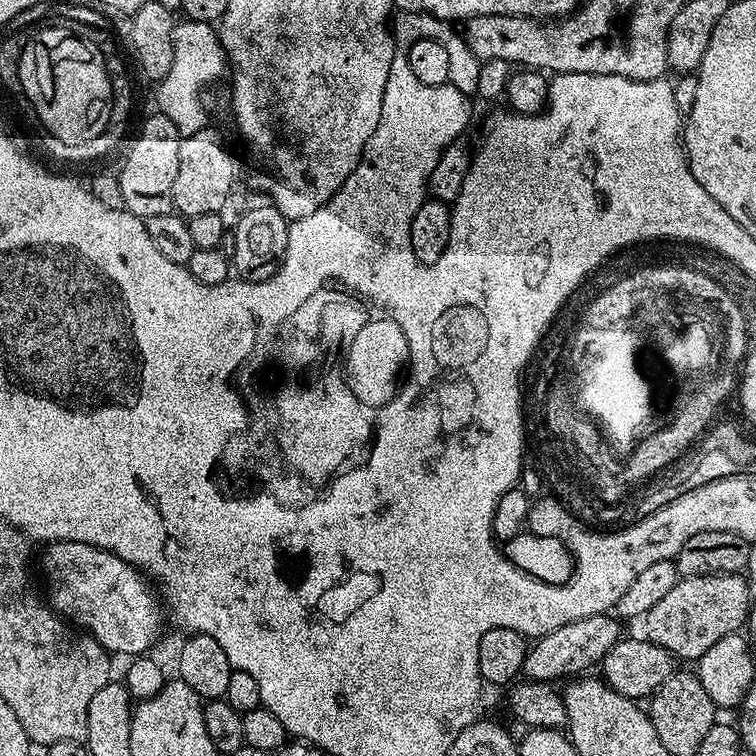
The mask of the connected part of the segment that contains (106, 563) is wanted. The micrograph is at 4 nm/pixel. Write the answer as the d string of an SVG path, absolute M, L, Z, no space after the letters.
M54 540L45 548L48 549L40 556L40 568L44 571L44 584L48 587L48 596L46 595L48 607L69 625L86 630L88 635L95 638L110 654L121 652L124 658L135 658L147 653L148 647L159 638L164 620L166 624L161 601L149 577L139 568L130 566L122 558L118 558L113 552L98 546L90 546L86 542Z

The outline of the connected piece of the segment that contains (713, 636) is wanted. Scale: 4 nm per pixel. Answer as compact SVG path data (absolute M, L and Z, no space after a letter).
M729 574L727 576L686 576L677 579L674 590L670 590L662 597L658 603L654 606L654 610L650 610L642 617L642 625L646 631L647 639L654 641L658 646L662 646L665 650L671 654L677 661L680 660L692 660L692 662L699 661L702 654L706 654L706 650L710 650L710 646L714 646L714 642L718 642L722 638L731 636L741 631L740 627L748 620L748 587L750 587L749 581L740 574Z

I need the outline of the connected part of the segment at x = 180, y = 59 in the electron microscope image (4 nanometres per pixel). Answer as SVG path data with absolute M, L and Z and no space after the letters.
M187 18L173 27L174 62L170 74L158 81L156 104L159 115L170 118L178 126L181 137L203 132L209 127L208 108L204 105L204 91L226 72L226 57L220 41L219 31L212 24Z

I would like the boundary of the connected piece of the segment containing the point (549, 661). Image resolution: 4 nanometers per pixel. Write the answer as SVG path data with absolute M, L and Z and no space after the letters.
M612 614L578 618L578 622L566 622L566 626L558 626L558 630L539 637L529 647L524 659L523 675L530 680L557 682L556 680L563 681L565 678L587 673L595 664L597 667L605 654L620 641L622 638L620 627L621 621Z

